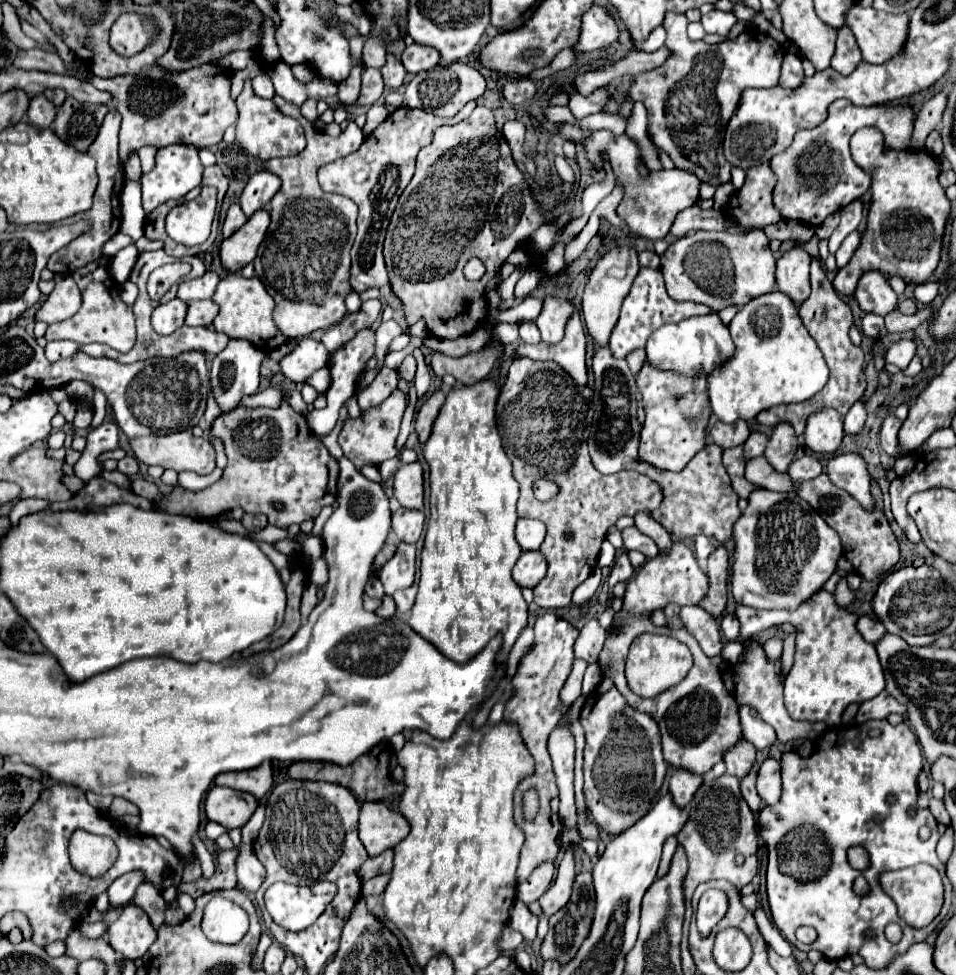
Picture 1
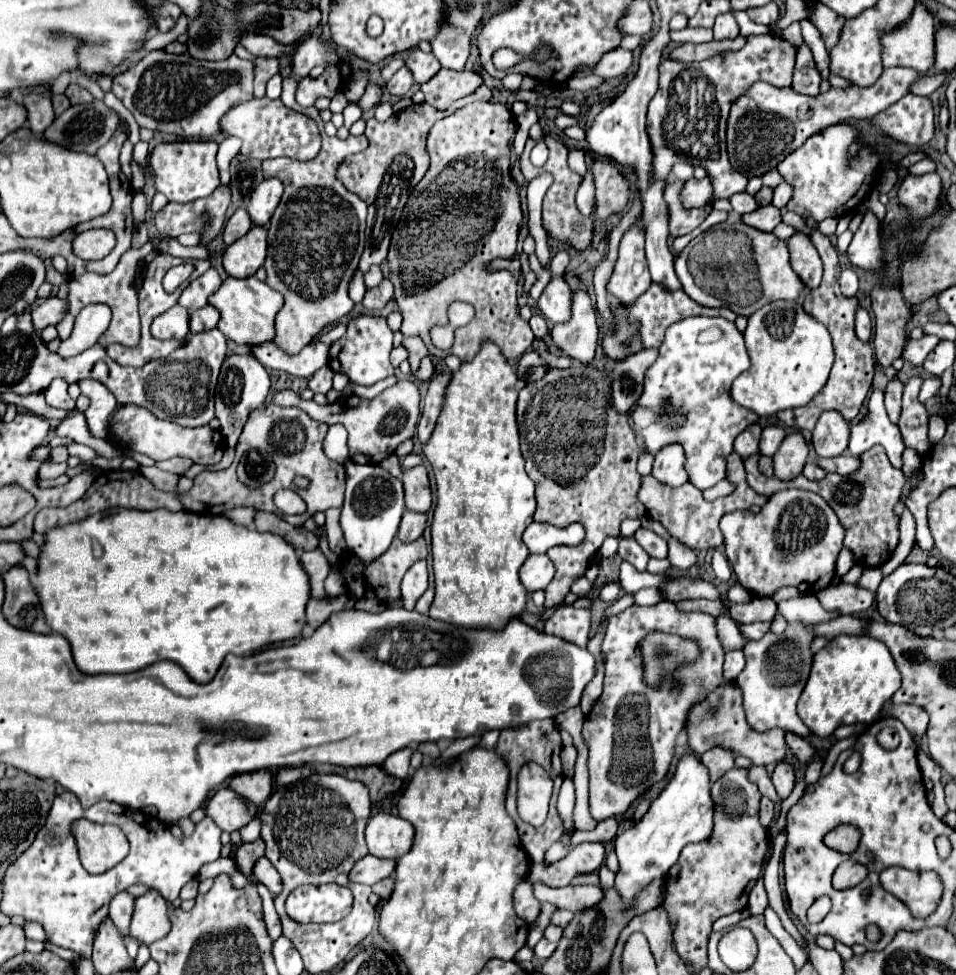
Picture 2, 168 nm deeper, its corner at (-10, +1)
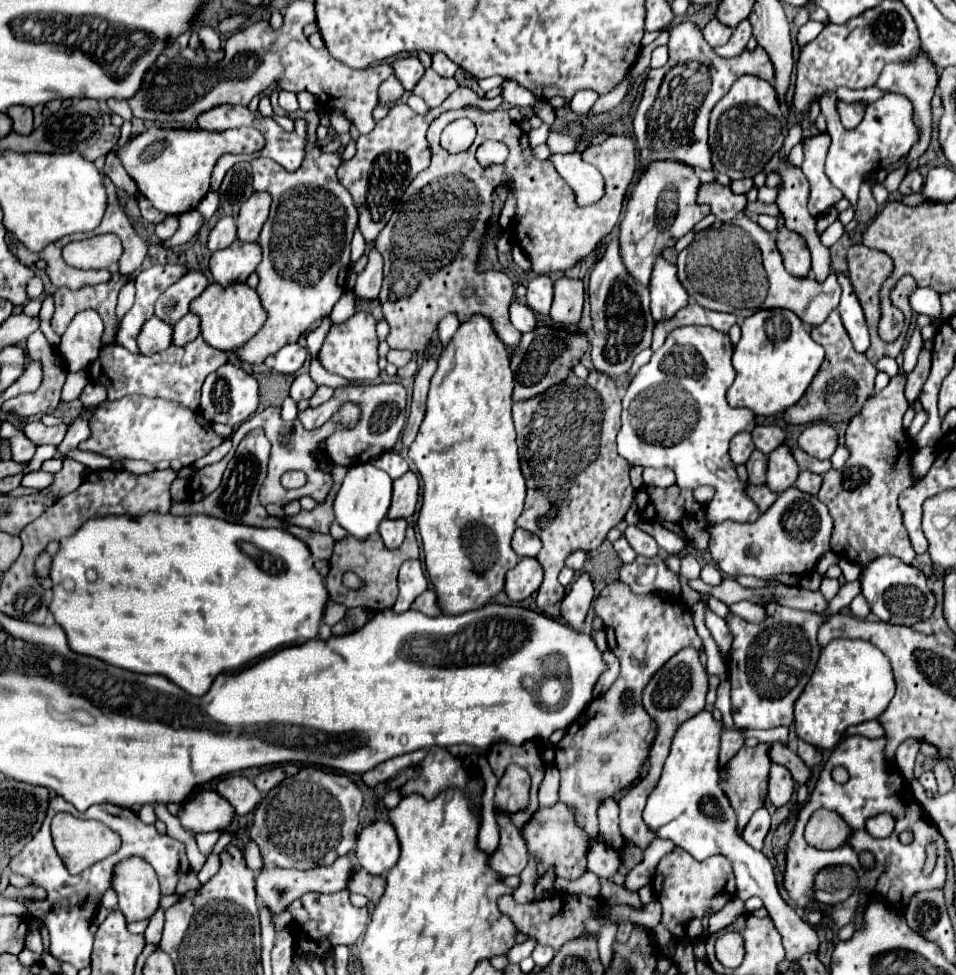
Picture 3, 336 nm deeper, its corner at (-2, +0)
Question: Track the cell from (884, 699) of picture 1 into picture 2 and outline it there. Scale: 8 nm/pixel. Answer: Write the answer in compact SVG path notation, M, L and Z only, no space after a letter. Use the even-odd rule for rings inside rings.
M885 705L885 709L901 719L901 723L907 727L907 731L913 735L913 737L919 737L923 739L925 735L925 729L927 729L927 713L921 709L921 707L909 707L909 705Z

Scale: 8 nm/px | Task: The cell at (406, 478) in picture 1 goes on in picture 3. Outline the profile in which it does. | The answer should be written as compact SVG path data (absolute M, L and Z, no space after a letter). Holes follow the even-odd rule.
M405 472L401 478L393 480L393 502L389 508L389 518L411 518L419 502L419 478L415 472Z

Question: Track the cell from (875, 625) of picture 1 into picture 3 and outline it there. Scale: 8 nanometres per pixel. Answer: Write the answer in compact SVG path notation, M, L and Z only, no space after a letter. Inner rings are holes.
M707 610L707 616L705 616L705 624L713 636L713 640L717 642L717 646L721 648L721 652L729 652L731 648L731 642L733 642L733 636L729 634L729 626L723 618L719 618L717 614L713 614L711 610Z

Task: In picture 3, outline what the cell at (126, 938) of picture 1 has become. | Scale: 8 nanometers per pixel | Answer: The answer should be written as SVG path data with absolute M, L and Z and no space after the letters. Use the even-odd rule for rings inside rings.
M143 858L123 860L115 868L113 888L127 922L149 920L159 908L159 882L155 870Z

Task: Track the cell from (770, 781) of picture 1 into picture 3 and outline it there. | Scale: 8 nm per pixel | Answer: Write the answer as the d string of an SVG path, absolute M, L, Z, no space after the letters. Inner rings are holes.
M771 764L771 772L769 772L769 800L775 806L783 806L791 800L795 790L795 782L789 774L789 770L785 766L779 764Z

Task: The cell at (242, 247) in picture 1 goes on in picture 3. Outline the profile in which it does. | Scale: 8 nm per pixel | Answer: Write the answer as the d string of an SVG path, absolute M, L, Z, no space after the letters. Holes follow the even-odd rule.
M235 240L225 250L213 252L209 268L221 286L229 286L233 282L245 282L247 276L261 262L261 248L257 242L239 242Z

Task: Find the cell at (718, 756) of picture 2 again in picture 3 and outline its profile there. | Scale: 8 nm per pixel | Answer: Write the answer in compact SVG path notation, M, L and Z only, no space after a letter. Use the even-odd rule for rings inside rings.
M721 732L721 750L719 750L719 766L723 768L743 746L743 736L739 732Z

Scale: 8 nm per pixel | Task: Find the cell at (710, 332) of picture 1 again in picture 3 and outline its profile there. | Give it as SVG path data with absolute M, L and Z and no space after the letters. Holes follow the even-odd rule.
M683 326L673 330L665 344L651 356L651 362L641 366L637 376L633 378L625 398L623 398L623 414L621 414L621 430L617 434L617 446L619 454L631 464L639 466L669 466L677 474L677 486L681 488L699 488L699 486L713 486L715 496L707 504L707 518L711 524L723 522L723 520L735 520L735 522L755 522L759 518L759 508L751 498L743 494L745 484L737 480L735 464L729 458L729 442L739 432L751 432L755 428L755 414L745 408L731 408L725 400L727 388L735 380L735 370L731 364L733 344L729 340L729 334L713 330L709 326ZM675 386L683 388L693 400L677 400L671 392Z

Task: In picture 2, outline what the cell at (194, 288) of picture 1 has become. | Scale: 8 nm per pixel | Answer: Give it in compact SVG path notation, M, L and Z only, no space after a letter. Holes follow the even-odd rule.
M209 269L209 271L205 271L201 277L197 277L195 281L191 281L183 289L183 293L179 297L179 305L185 307L185 309L189 309L189 311L197 311L197 309L201 309L201 307L207 305L207 297L211 293L215 293L219 285L221 285L219 273L215 269Z

